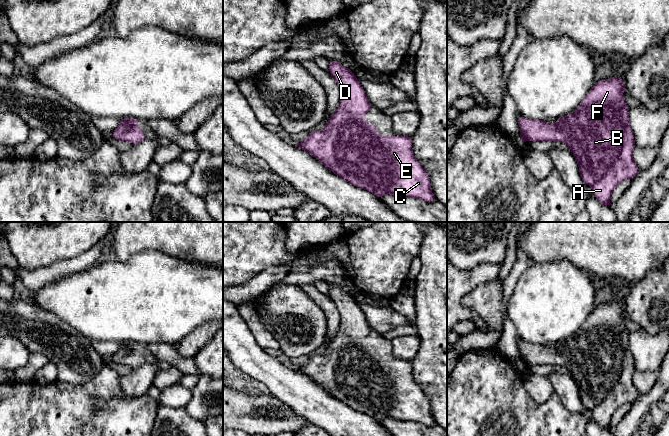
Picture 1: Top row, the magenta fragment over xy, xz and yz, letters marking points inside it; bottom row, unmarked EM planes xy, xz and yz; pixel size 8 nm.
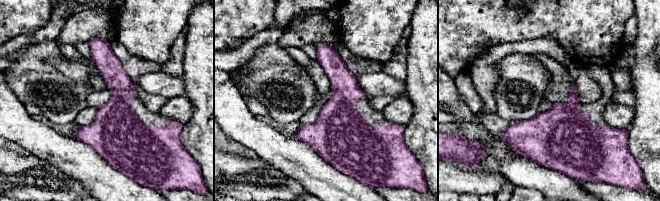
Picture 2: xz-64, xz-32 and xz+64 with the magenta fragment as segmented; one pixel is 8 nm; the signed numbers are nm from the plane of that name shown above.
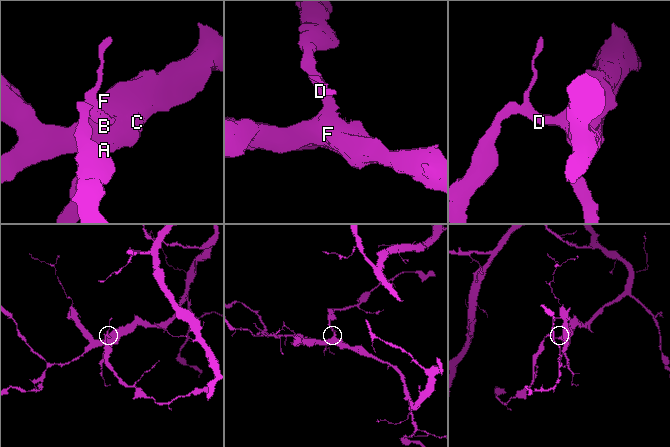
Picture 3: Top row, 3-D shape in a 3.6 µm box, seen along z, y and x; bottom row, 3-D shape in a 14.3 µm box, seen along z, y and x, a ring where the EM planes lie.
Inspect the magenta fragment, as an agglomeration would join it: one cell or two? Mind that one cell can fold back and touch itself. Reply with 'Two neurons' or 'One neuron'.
One neuron

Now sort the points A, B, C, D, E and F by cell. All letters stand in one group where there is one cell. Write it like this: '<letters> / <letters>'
A B C D E F

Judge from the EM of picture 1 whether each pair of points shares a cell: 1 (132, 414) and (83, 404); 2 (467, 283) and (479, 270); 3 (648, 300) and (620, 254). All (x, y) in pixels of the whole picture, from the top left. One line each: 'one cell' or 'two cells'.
1: one cell
2: one cell
3: two cells

